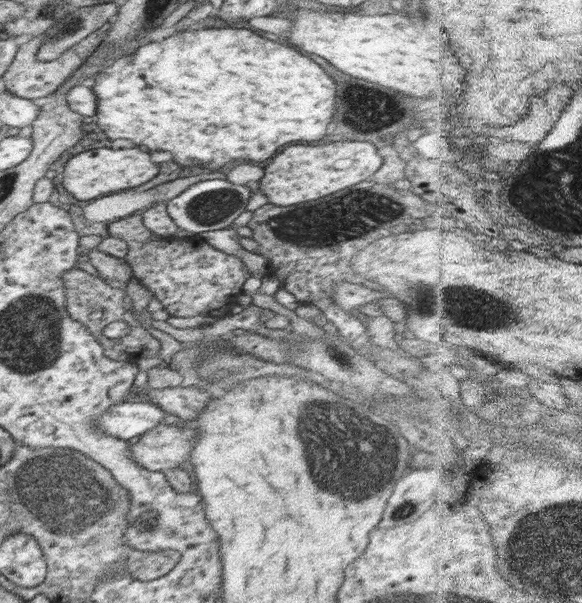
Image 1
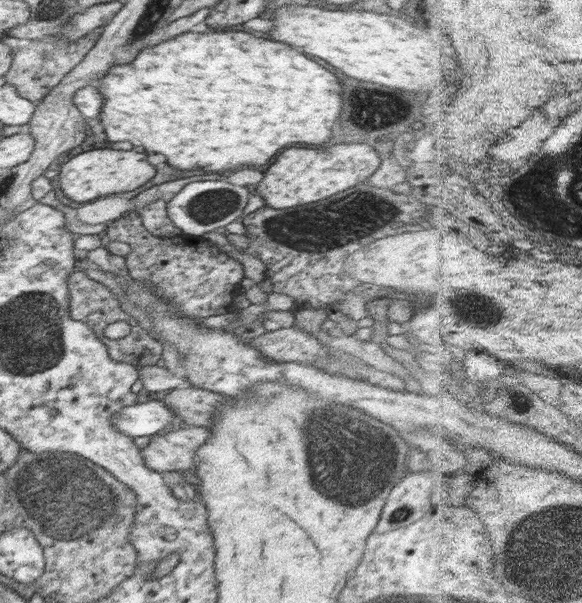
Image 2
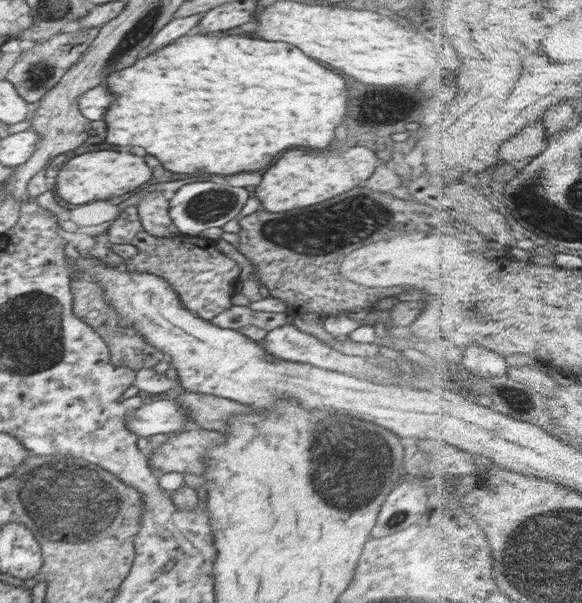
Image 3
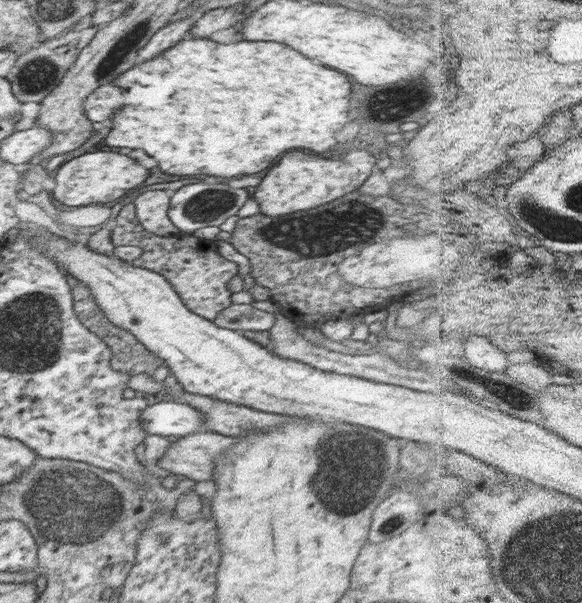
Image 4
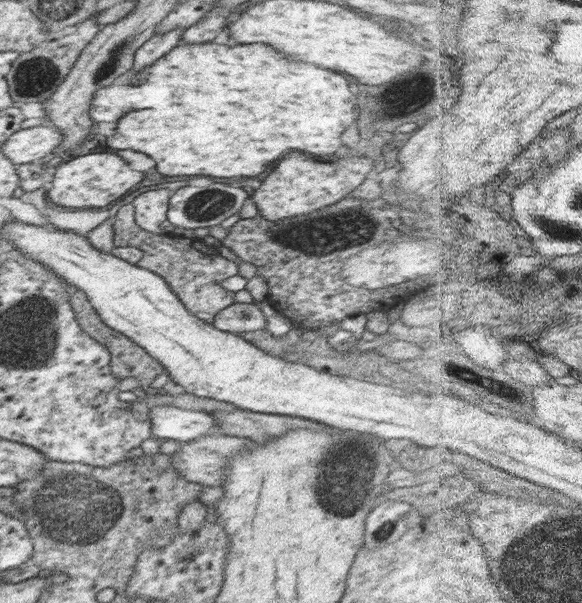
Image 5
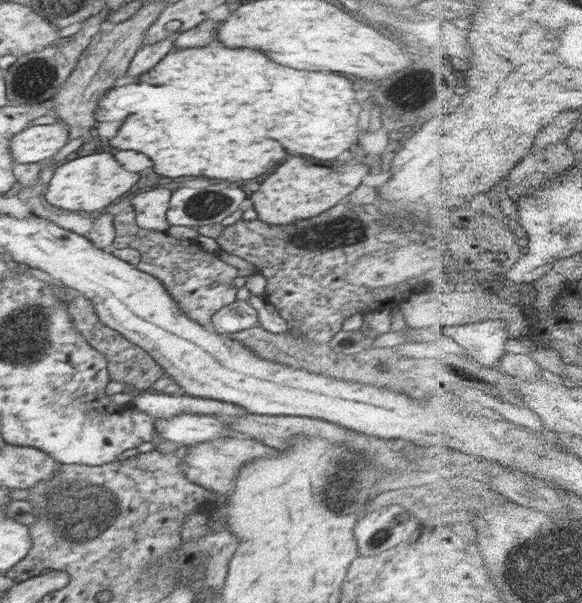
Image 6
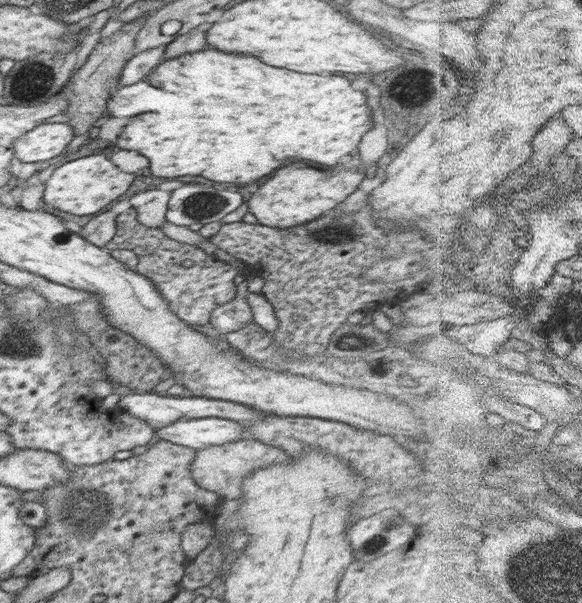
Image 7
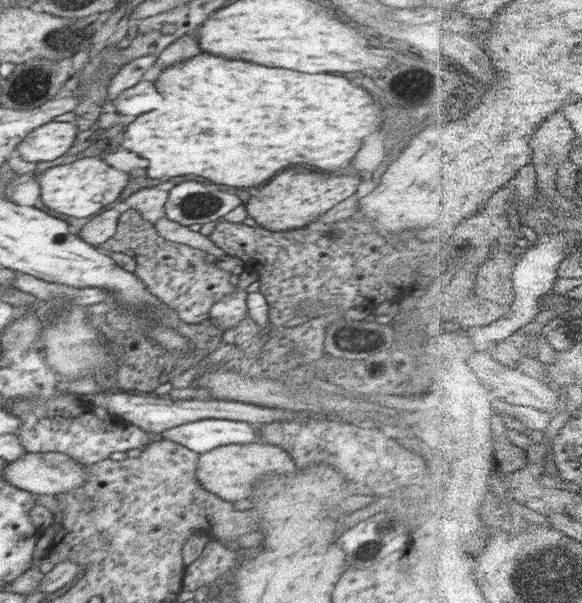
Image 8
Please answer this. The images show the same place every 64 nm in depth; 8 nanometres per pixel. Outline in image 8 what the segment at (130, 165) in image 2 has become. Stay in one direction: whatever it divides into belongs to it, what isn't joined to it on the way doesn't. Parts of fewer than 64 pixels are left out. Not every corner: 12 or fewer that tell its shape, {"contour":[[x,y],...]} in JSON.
{"contour":[[86,156],[32,176],[44,206],[86,218],[130,175]]}

